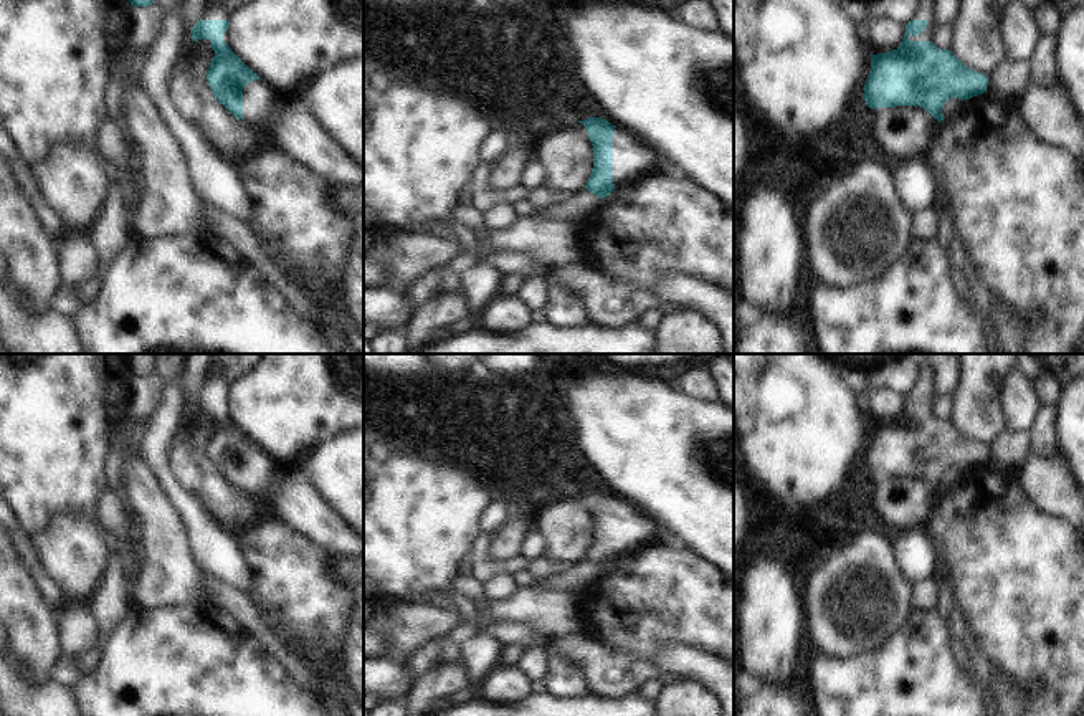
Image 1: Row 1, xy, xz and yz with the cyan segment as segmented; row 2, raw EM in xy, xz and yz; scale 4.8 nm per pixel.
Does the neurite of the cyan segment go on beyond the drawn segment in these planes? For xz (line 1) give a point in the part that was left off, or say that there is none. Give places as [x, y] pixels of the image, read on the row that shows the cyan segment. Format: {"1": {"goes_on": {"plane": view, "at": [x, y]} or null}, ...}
{"1": {"goes_on": {"plane": "xz", "at": [632, 159]}}}

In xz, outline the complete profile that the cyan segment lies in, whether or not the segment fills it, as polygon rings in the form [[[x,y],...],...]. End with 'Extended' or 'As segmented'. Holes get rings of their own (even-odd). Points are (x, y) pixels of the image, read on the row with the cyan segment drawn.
[[[601,117],[578,121],[593,146],[593,169],[585,189],[605,198],[616,187],[641,175],[679,179],[681,170],[664,155],[639,142],[633,134]]]. Extended.

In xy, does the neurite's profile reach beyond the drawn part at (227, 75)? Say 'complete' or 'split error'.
split error

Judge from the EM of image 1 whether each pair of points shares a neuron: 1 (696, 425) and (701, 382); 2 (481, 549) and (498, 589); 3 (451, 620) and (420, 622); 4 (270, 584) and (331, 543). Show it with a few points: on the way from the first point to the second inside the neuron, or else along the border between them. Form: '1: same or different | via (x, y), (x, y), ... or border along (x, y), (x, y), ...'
1: different | border along (666, 376), (673, 387), (701, 399), (716, 400)
2: different | border along (509, 572), (491, 576), (483, 584)
3: same | via (443, 622), (428, 622)
4: different | border along (288, 526), (329, 554)

